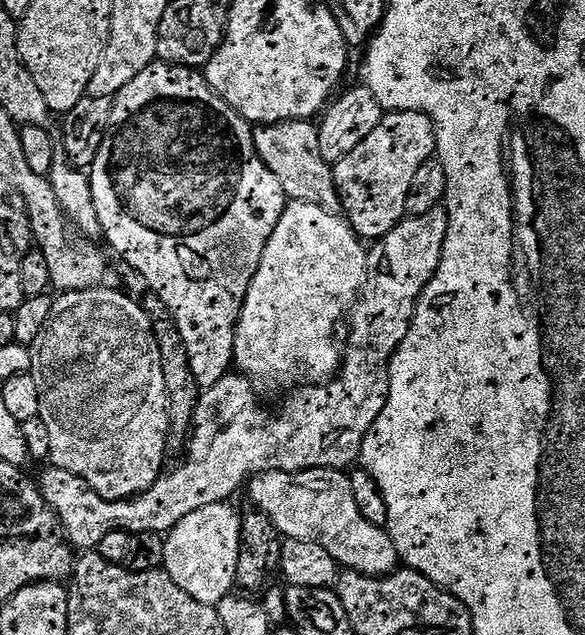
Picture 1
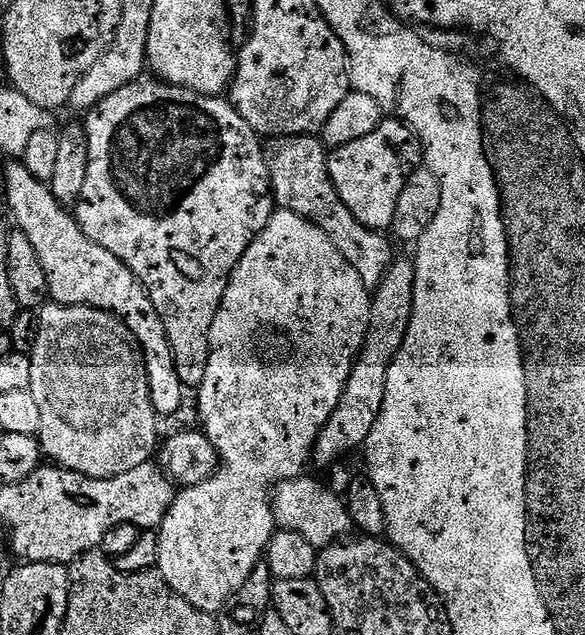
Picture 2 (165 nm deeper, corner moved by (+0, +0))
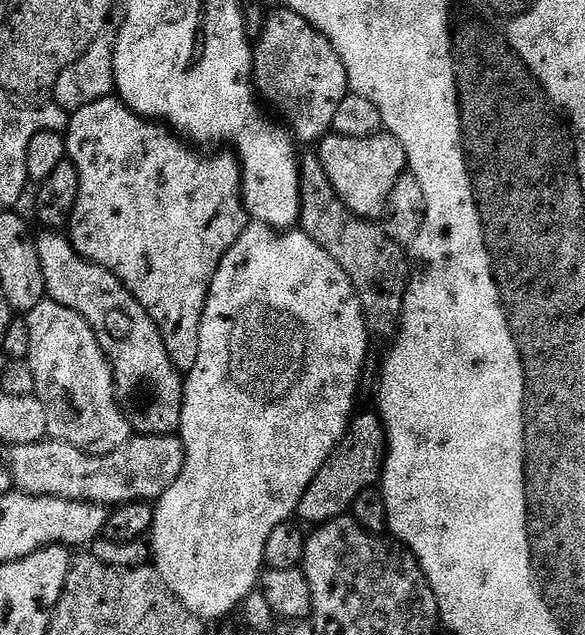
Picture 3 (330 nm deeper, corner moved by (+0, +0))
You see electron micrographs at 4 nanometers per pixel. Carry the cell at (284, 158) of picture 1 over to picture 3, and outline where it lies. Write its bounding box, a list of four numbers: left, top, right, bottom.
[300,155,410,337]

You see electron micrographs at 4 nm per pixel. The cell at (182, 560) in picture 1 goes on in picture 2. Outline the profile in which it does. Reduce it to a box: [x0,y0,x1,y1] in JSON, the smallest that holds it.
[156,210,372,613]

